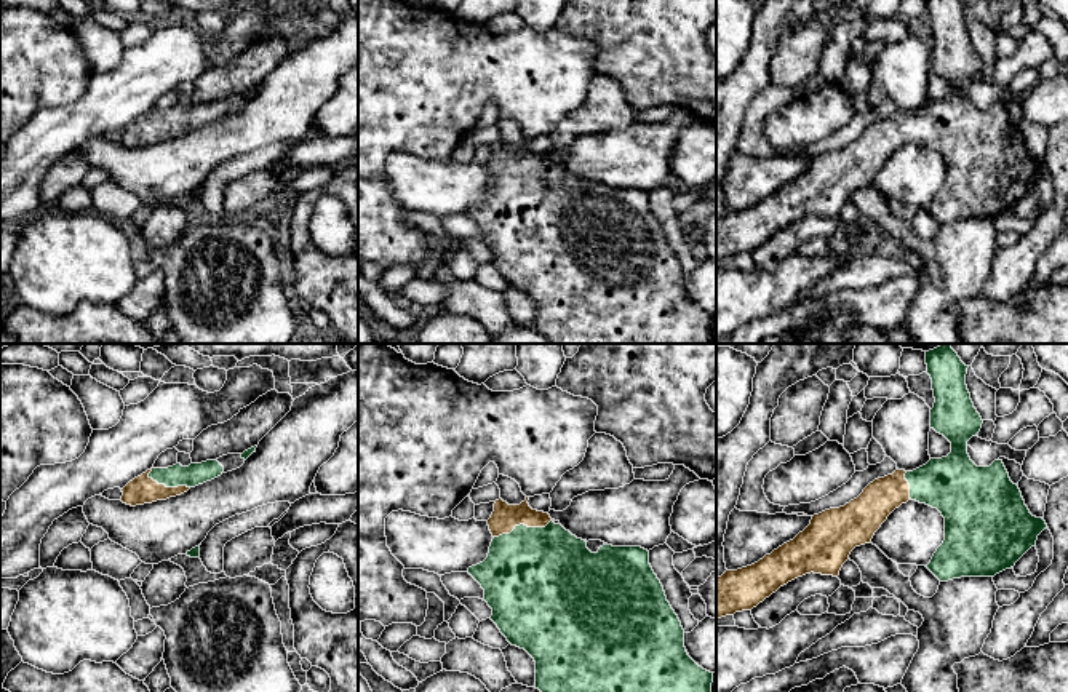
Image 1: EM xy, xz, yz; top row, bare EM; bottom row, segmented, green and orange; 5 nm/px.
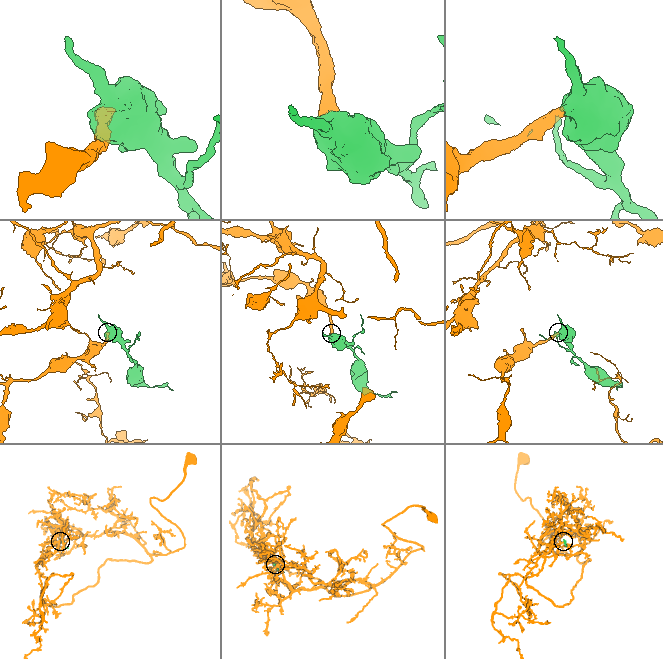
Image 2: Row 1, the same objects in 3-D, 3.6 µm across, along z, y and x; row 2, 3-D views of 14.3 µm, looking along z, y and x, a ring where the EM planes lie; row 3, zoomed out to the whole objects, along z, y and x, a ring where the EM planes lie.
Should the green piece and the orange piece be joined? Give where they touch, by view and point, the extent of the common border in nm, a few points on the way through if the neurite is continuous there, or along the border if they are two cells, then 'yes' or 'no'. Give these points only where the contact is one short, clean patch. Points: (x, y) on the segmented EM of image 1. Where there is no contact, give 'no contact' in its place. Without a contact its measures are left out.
xz (522, 524) | 300 nm | across xz (533, 572), (522, 524), (510, 524), (504, 518) | yes

